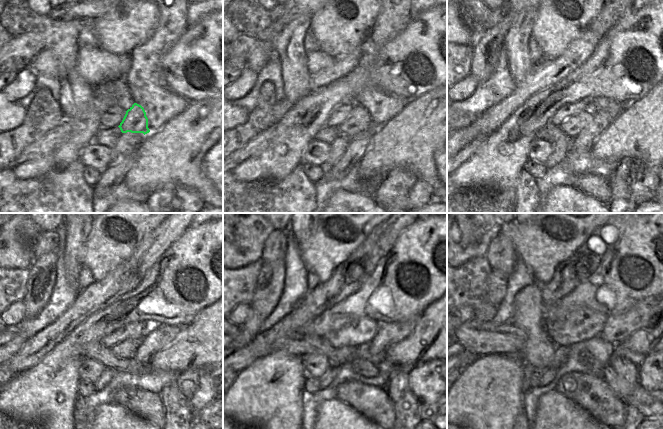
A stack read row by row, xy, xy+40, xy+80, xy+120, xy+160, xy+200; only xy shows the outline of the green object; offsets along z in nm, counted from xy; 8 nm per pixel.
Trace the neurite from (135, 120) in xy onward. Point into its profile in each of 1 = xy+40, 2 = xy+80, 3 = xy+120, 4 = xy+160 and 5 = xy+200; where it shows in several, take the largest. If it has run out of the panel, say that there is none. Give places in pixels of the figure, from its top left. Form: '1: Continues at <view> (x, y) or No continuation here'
1: Continues at xy+40 (359, 120)
2: Continues at xy+80 (572, 127)
3: Continues at xy+120 (127, 349)
4: Continues at xy+160 (343, 355)
5: Continues at xy+200 (560, 356).

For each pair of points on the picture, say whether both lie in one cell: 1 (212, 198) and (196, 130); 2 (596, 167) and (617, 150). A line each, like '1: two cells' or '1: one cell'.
1: one cell
2: two cells

